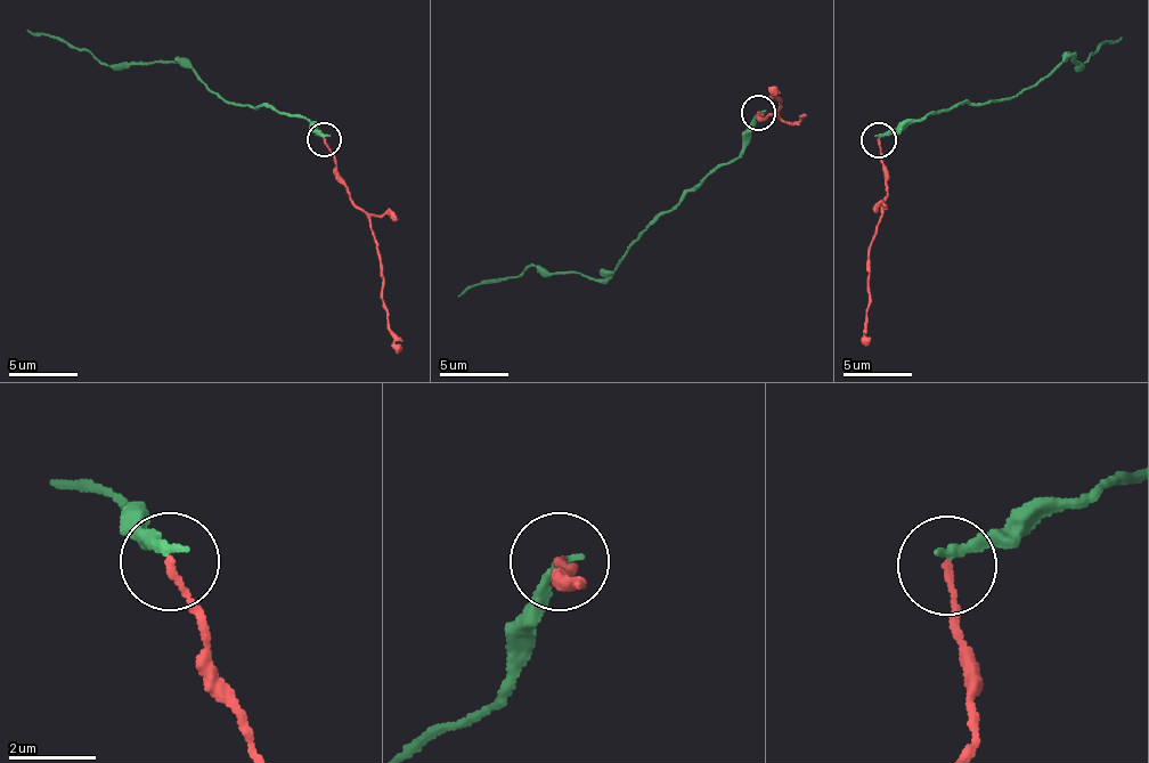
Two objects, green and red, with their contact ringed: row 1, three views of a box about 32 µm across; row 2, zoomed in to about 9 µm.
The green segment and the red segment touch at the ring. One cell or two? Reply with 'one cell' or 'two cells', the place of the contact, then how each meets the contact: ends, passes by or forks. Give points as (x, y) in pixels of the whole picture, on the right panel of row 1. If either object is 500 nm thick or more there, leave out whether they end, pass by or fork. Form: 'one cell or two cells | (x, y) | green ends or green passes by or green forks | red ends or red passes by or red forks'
two cells | (879, 139) | green ends | red ends

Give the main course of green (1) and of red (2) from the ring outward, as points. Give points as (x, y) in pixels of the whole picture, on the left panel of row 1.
1: (325, 137), (307, 115), (287, 116), (269, 106), (230, 105), (179, 63), (98, 64), (88, 51), (29, 29)
2: (325, 140), (345, 193), (368, 219), (380, 254), (383, 310), (397, 354)

